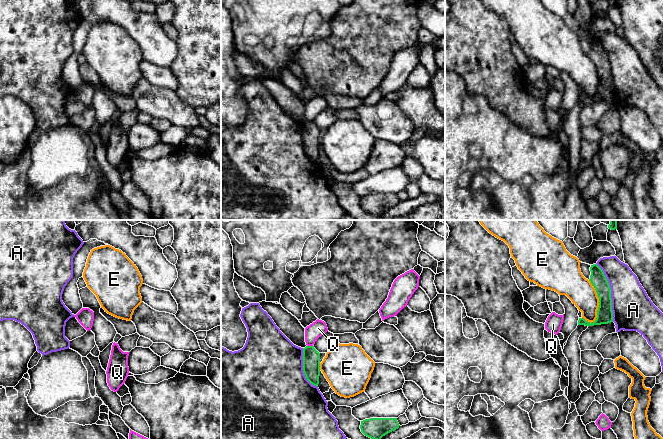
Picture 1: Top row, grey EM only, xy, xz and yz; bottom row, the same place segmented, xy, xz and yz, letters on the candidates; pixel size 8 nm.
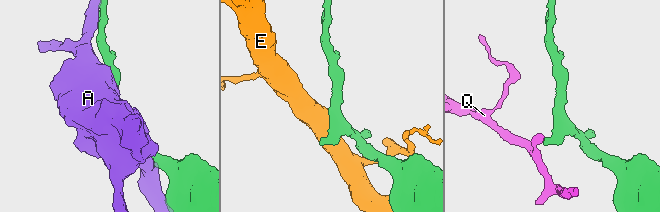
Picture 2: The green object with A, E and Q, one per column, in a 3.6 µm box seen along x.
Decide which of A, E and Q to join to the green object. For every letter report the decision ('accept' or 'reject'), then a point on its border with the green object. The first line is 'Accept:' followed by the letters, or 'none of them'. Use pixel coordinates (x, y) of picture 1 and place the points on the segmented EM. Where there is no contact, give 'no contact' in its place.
Accept: none of them
A: reject; contact yz (610, 292)
E: reject; contact yz (599, 301)
Q: reject; contact xz (310, 346)

